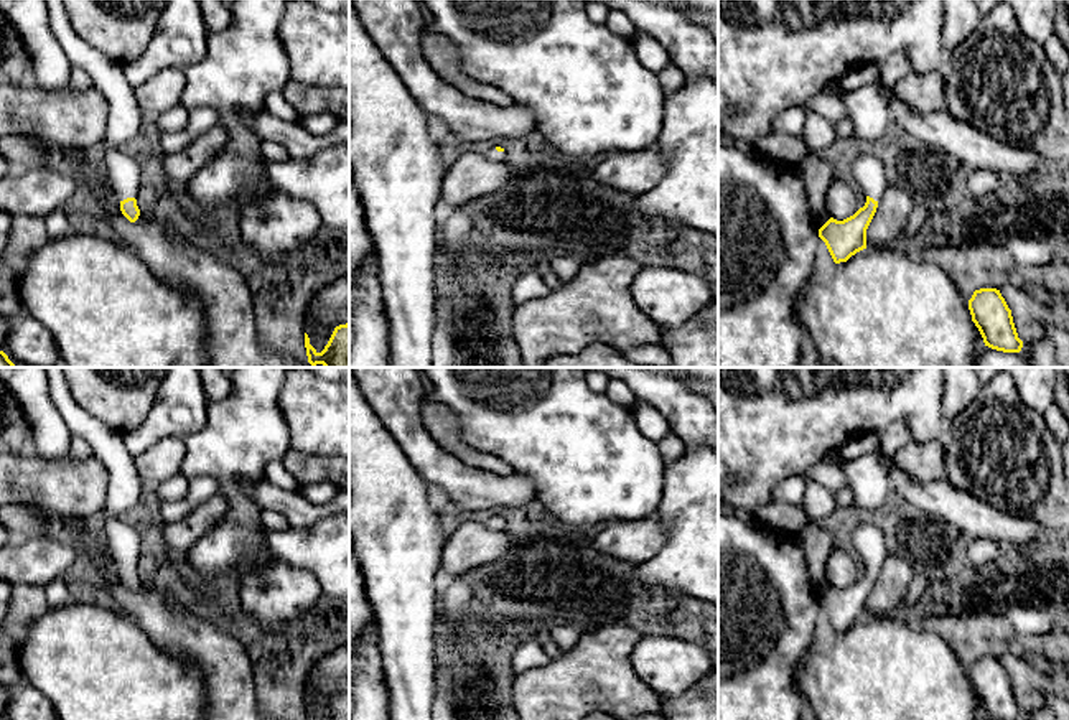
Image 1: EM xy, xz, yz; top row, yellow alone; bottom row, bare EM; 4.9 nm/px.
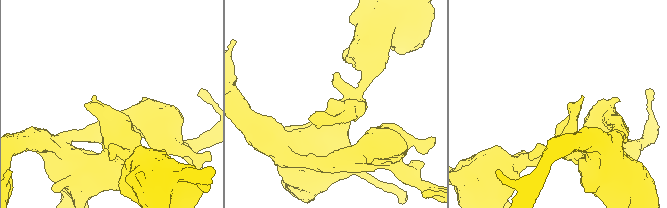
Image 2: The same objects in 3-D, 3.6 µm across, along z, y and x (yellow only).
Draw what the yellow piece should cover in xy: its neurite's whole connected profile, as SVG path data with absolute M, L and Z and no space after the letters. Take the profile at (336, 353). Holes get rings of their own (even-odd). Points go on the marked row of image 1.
M349 323L334 328L328 344L318 353L305 333L305 348L308 362L315 367L323 364L324 367L349 367Z

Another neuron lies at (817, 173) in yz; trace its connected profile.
M809 152L797 165L797 170L805 185L812 224L820 229L830 219L825 194L830 183L837 178L835 168L829 160Z

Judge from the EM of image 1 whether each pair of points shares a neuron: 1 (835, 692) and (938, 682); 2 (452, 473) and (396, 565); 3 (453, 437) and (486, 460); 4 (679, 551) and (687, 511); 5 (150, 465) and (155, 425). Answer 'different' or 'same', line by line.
1: same
2: different
3: same
4: same
5: different

